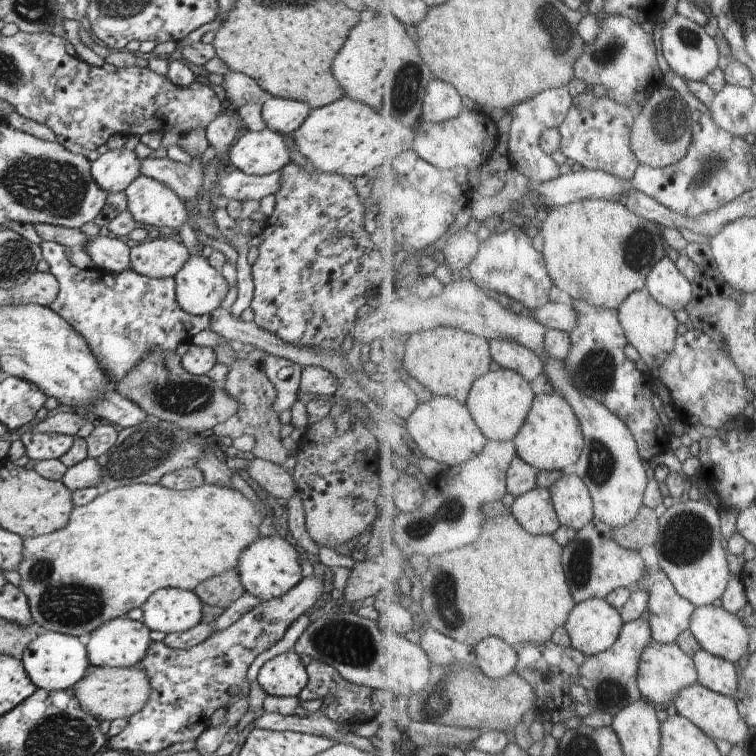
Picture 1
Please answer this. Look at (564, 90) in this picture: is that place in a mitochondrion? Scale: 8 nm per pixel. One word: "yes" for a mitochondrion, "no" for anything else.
no

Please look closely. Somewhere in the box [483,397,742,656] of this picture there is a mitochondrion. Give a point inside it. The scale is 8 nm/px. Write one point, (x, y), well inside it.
(687, 538)

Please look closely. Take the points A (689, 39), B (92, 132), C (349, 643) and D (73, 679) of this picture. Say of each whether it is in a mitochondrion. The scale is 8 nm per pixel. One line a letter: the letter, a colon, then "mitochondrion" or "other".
A: mitochondrion
B: other
C: mitochondrion
D: other

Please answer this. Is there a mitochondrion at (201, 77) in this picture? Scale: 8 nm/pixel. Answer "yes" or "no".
no

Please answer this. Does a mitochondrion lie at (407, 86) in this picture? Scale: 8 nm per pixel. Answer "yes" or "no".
yes

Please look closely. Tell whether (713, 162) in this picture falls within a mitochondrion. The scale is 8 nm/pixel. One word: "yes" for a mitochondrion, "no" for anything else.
yes

